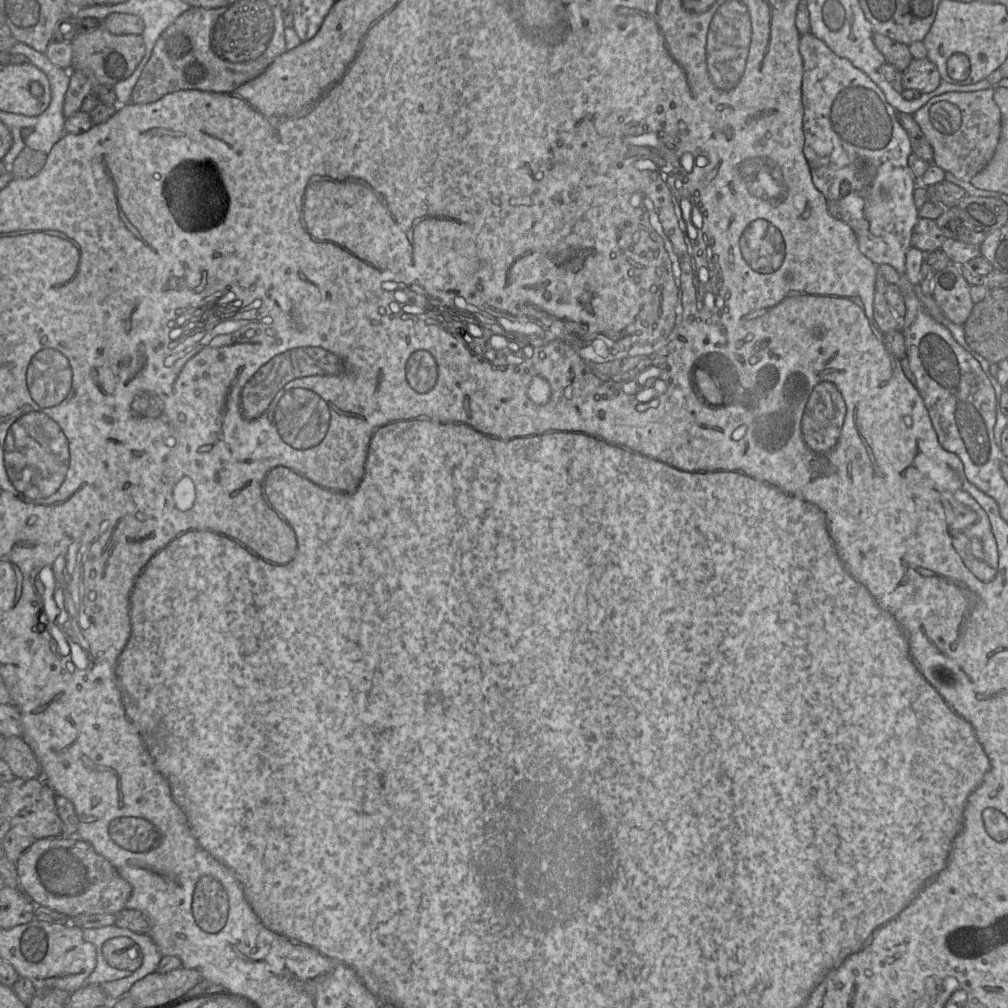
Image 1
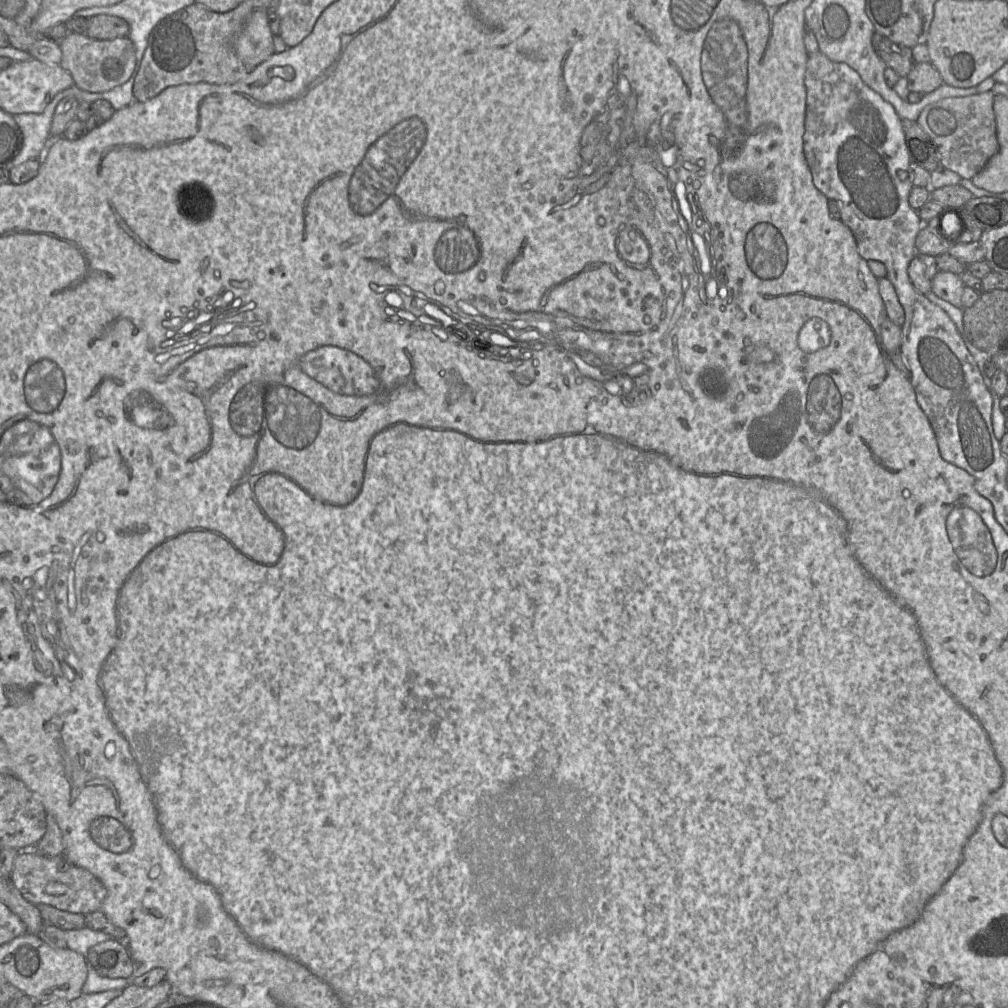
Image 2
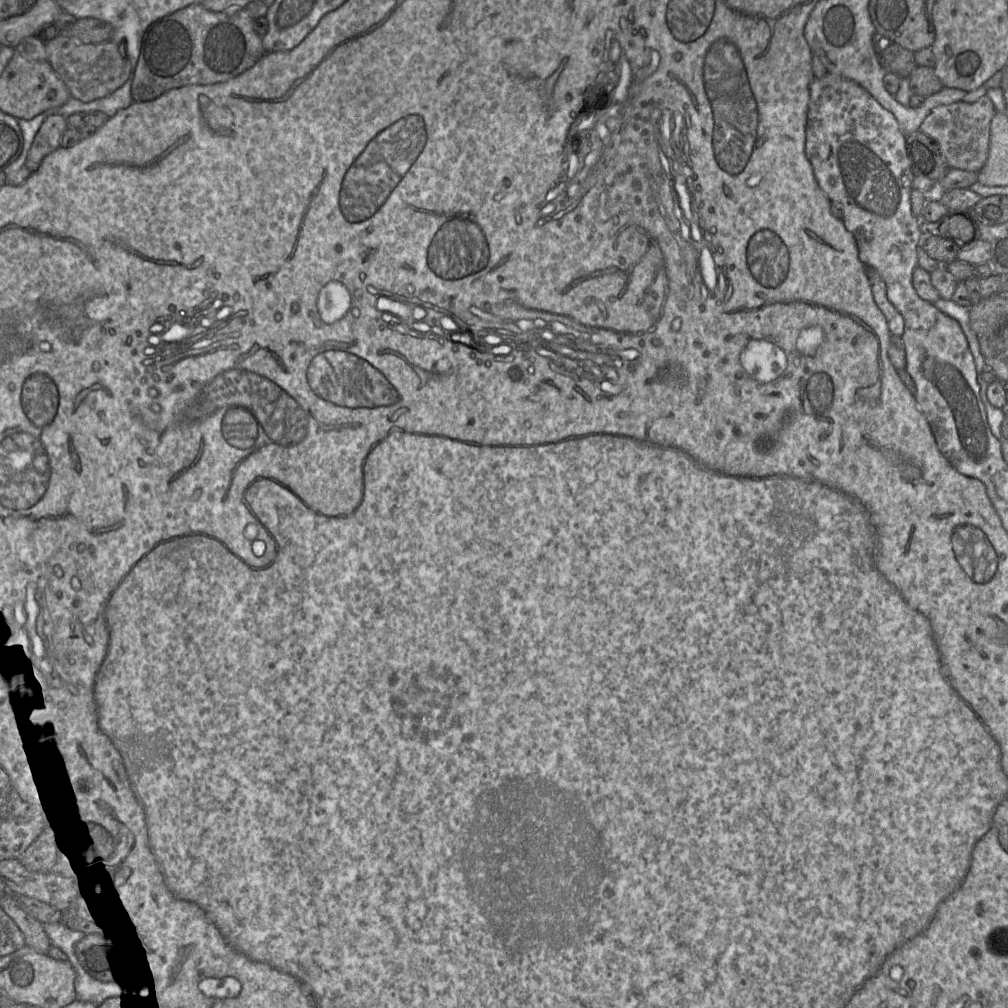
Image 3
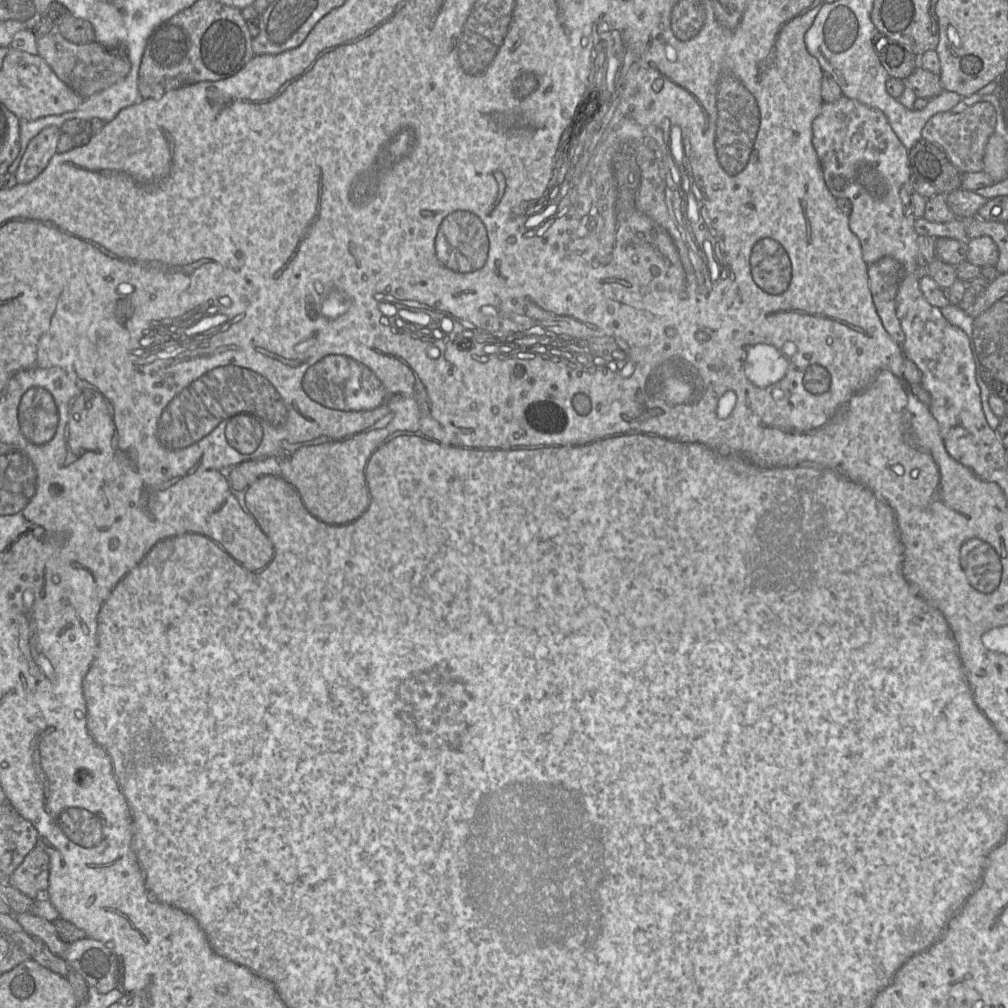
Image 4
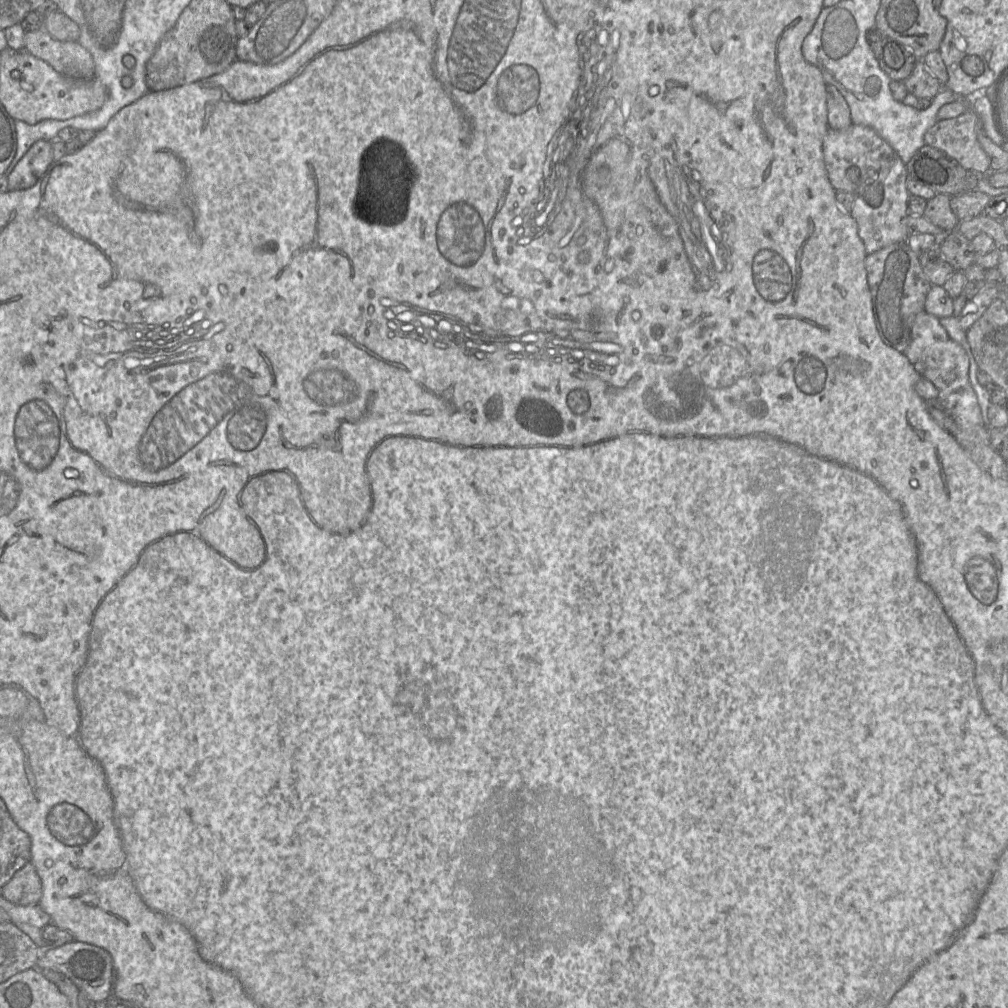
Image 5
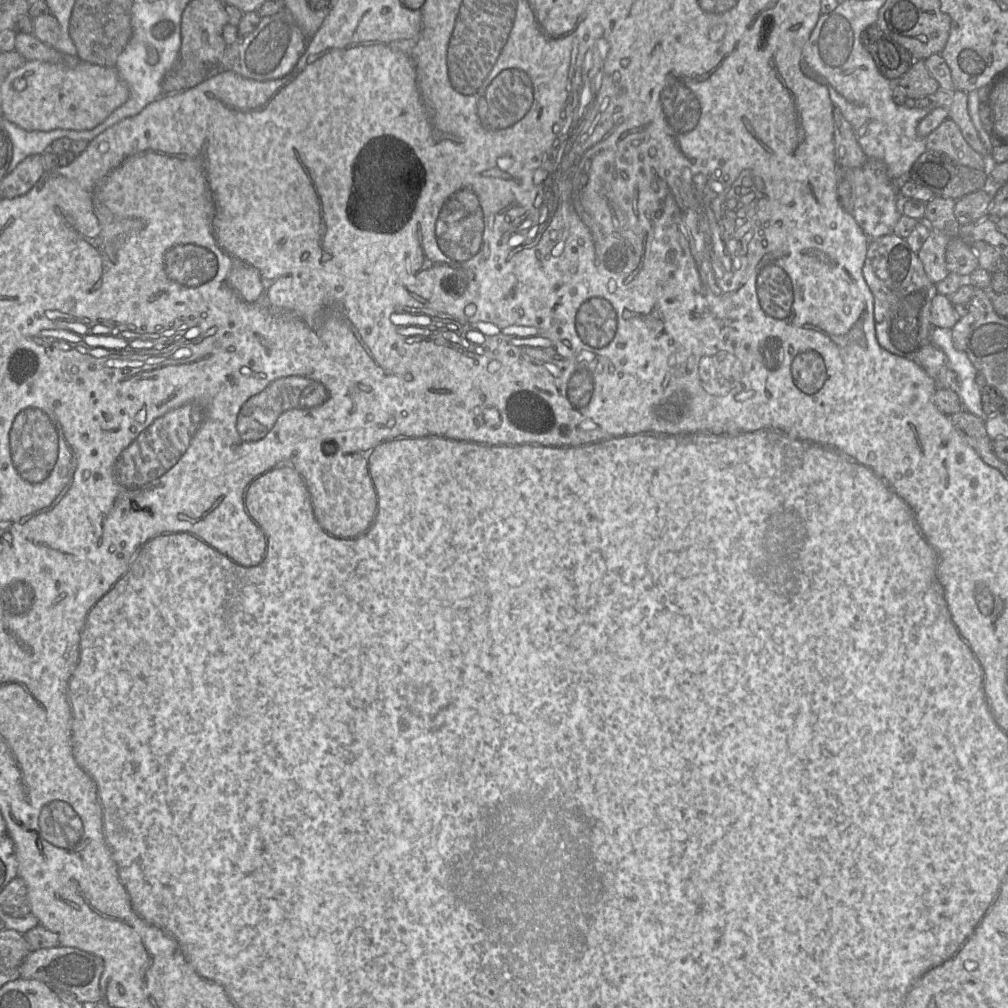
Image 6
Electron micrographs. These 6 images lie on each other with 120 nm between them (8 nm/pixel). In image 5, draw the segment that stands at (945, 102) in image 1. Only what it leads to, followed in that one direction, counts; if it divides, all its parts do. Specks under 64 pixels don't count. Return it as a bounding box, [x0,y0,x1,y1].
[924,108,990,175]

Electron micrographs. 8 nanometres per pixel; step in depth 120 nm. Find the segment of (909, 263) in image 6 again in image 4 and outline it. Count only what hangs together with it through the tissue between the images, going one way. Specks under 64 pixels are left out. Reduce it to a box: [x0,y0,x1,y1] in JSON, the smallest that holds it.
[868,256,905,346]

